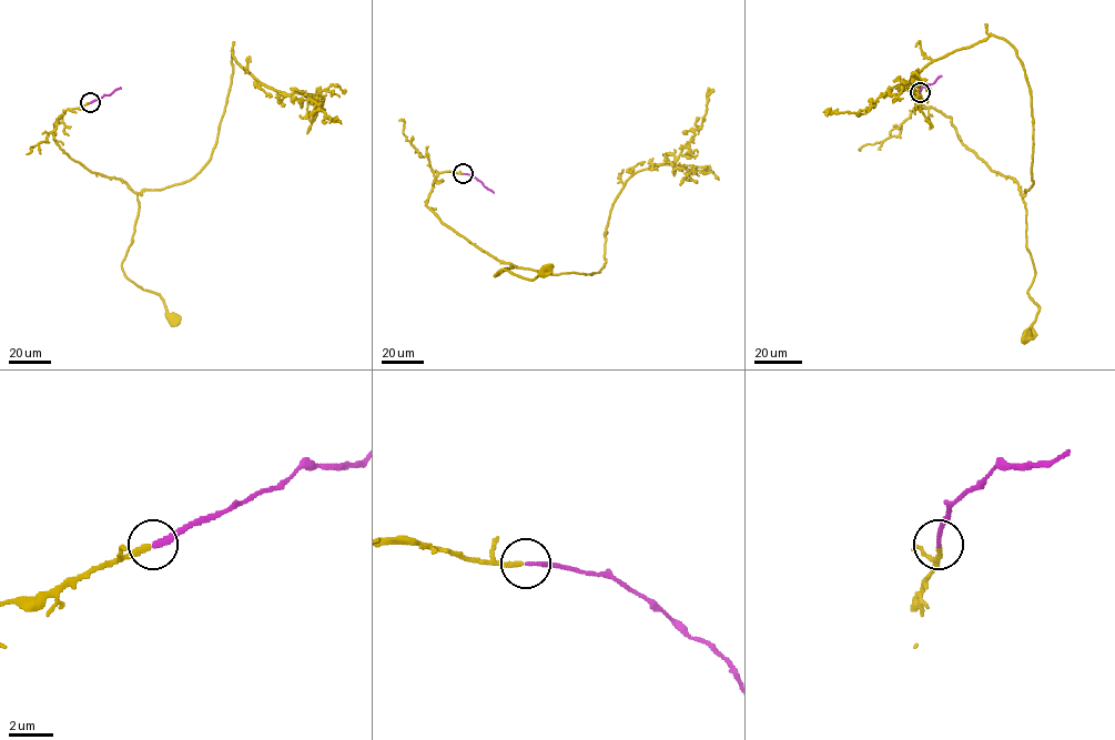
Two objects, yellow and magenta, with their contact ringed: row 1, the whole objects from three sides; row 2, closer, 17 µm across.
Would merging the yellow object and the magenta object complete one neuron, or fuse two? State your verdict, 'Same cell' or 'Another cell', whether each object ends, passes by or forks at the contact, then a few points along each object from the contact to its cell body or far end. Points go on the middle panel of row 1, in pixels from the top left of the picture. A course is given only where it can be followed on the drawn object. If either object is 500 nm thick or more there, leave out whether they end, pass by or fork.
Same cell. At the ring yellow ends. At the ring magenta ends. Course of yellow: (463, 173), (439, 172), (427, 206), (483, 251), (510, 264), (494, 275), (503, 270), (534, 280), (546, 269). Course of magenta: (463, 173), (475, 176), (494, 192)

